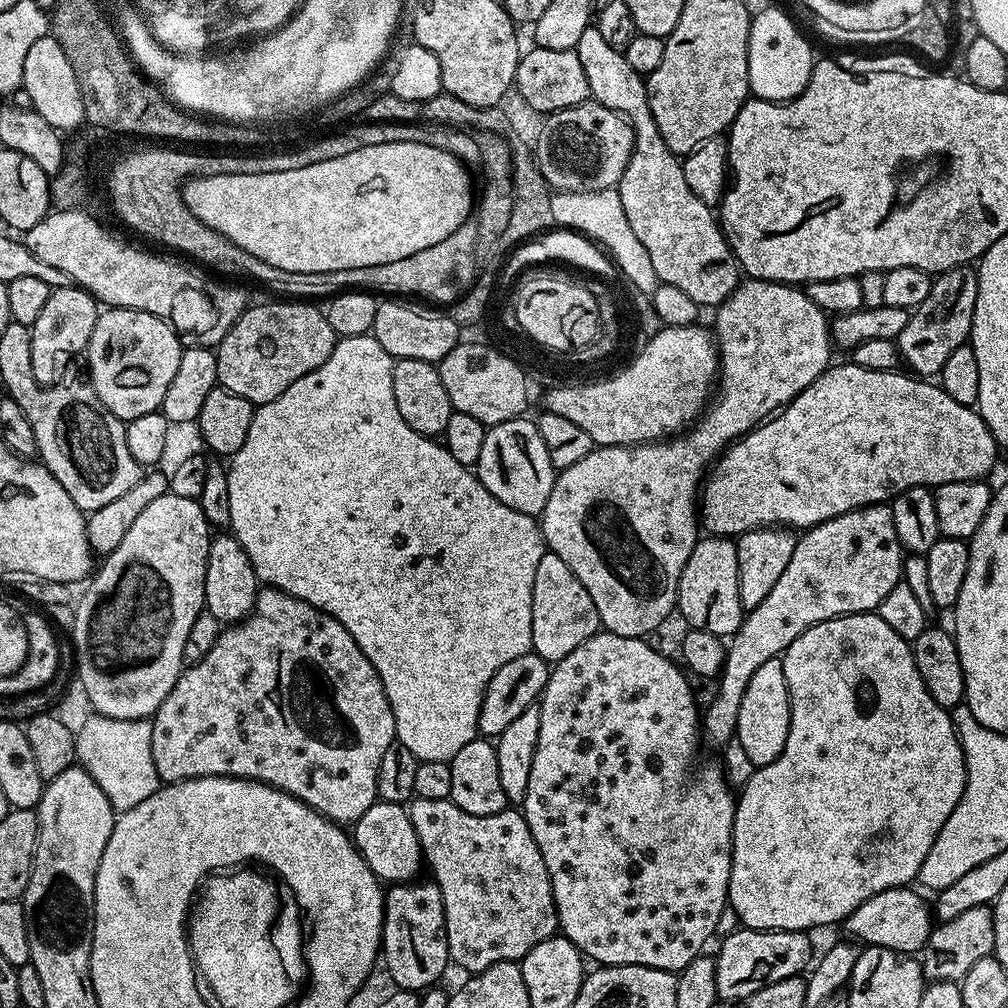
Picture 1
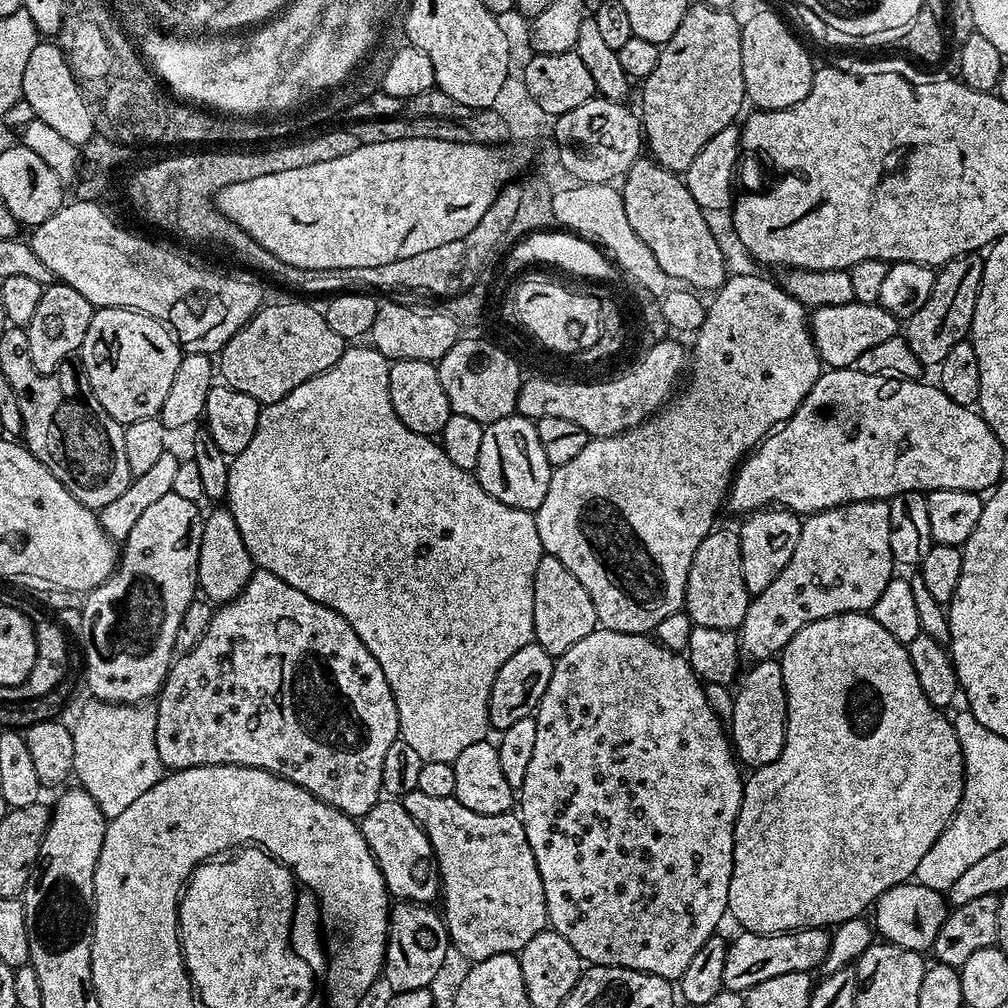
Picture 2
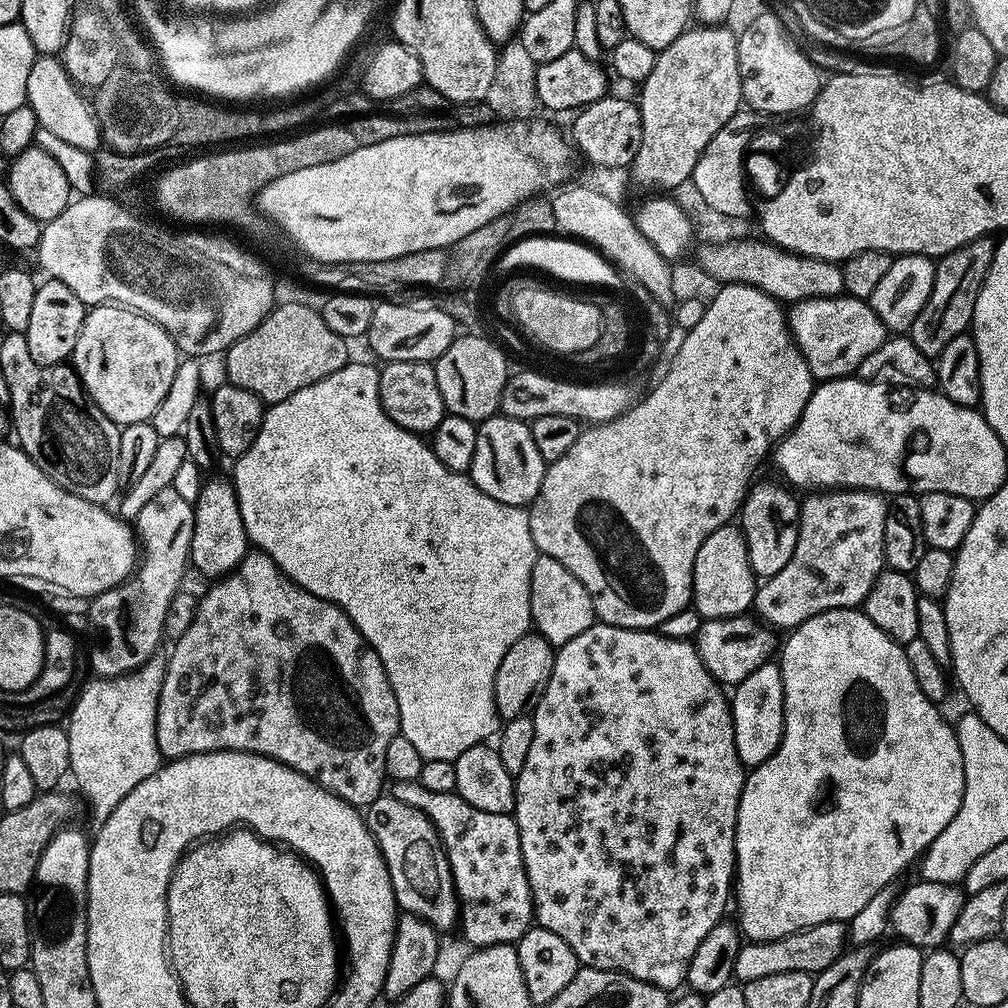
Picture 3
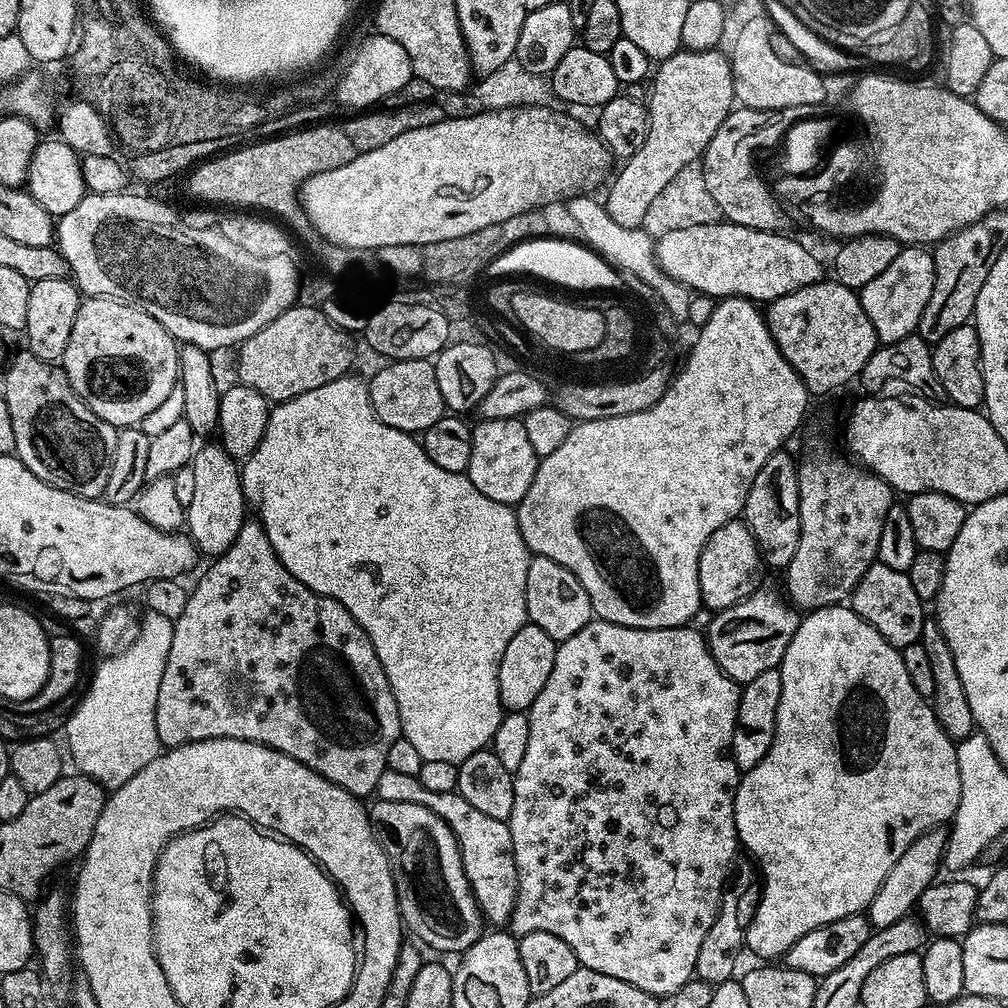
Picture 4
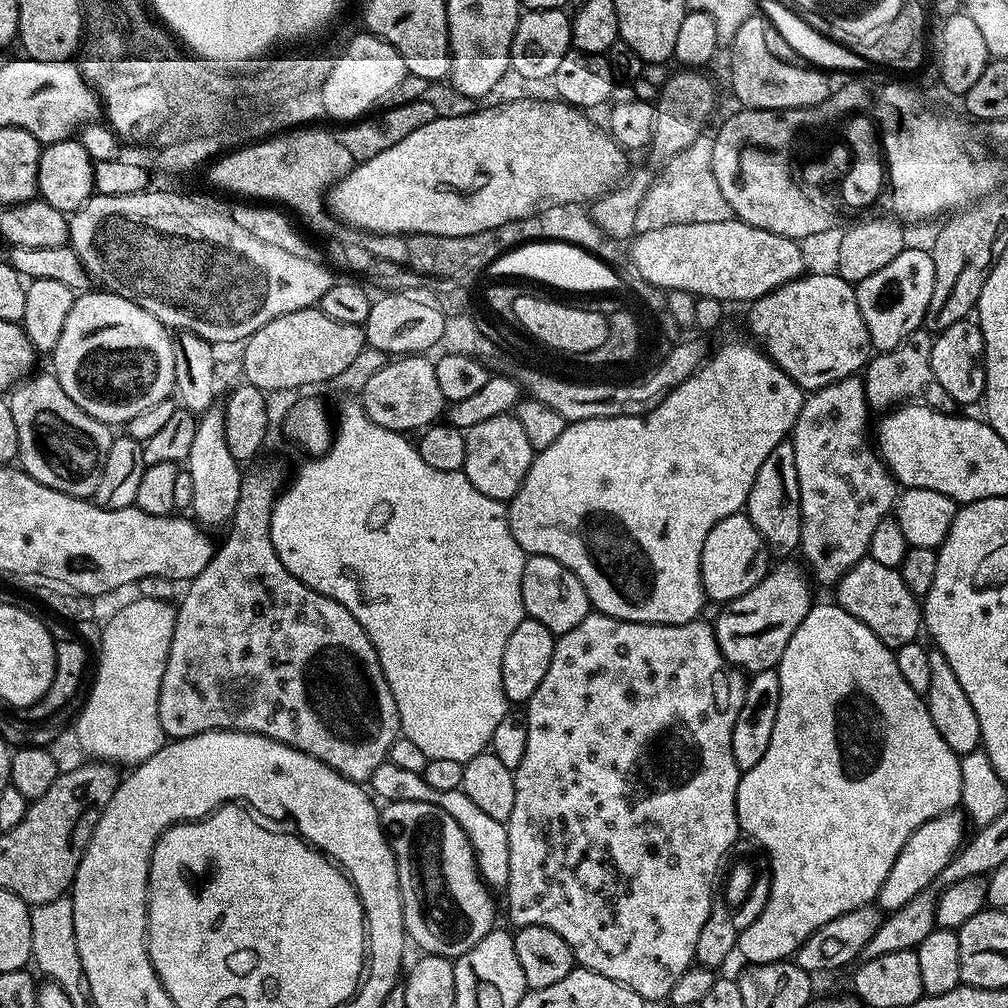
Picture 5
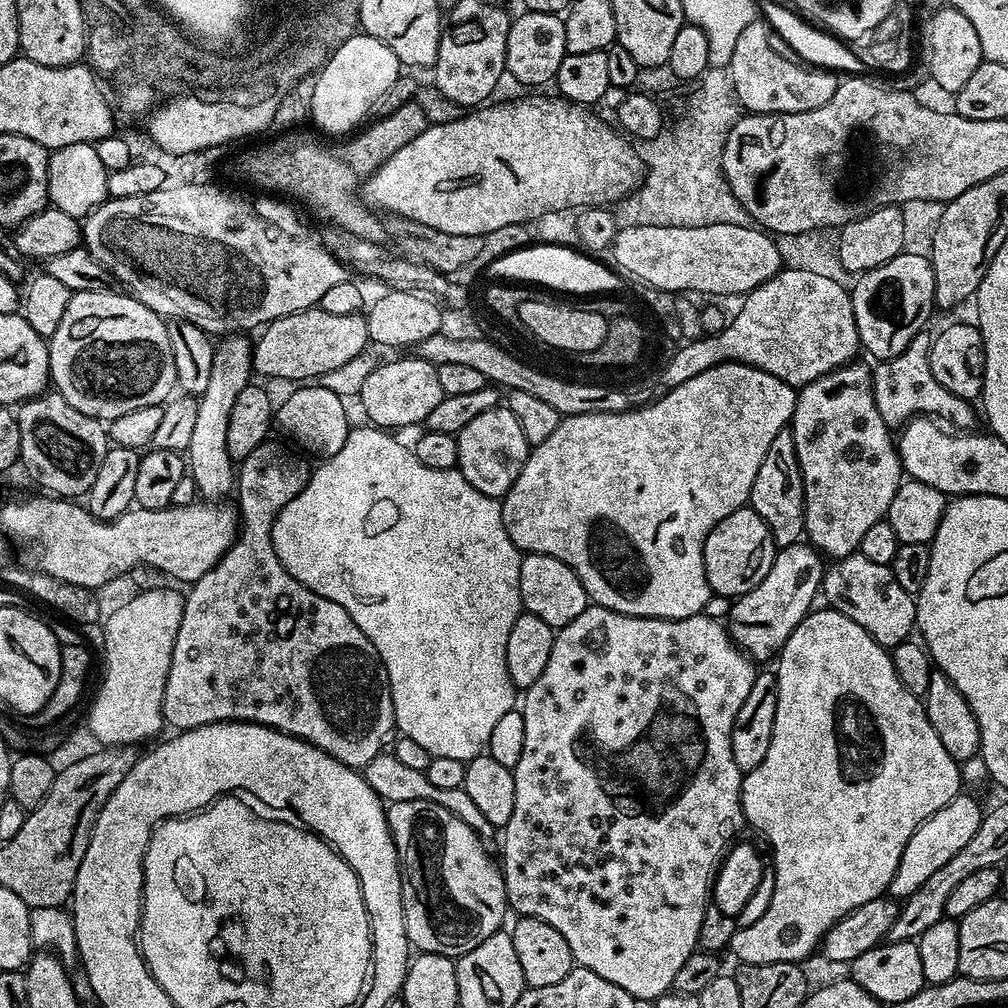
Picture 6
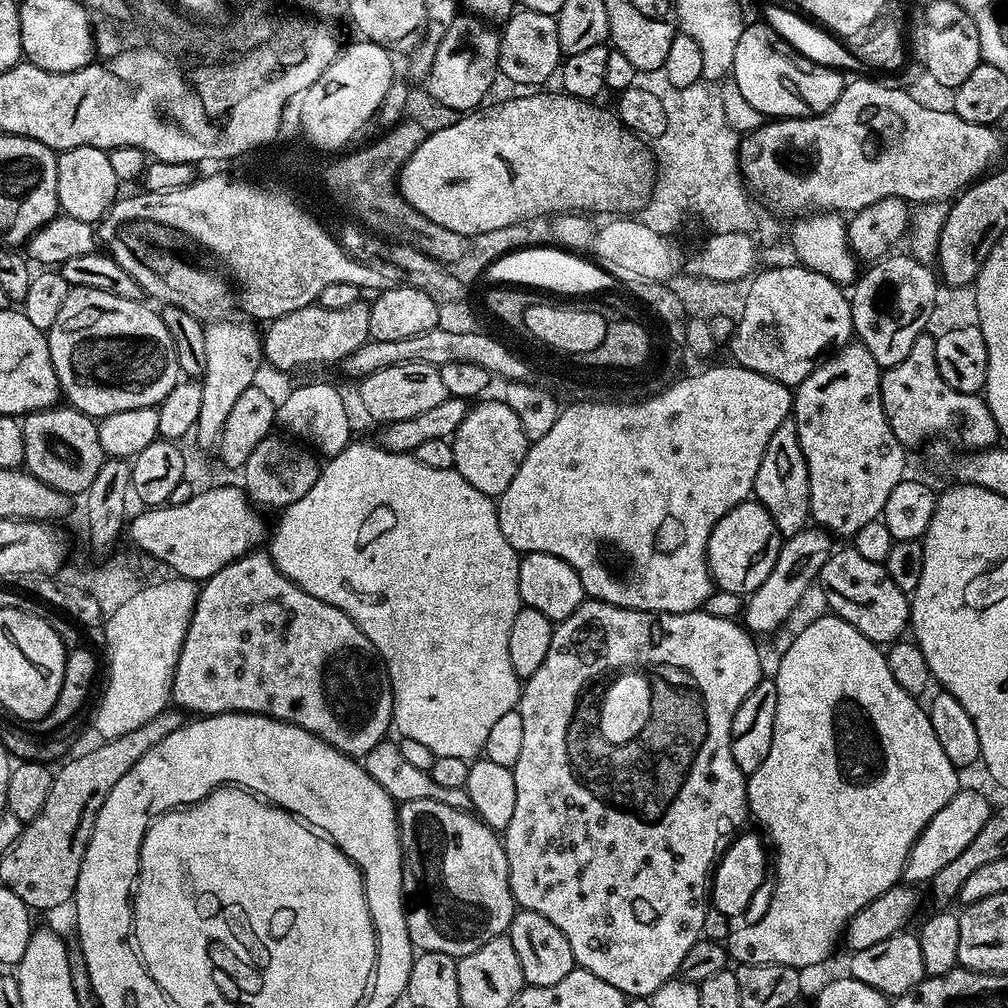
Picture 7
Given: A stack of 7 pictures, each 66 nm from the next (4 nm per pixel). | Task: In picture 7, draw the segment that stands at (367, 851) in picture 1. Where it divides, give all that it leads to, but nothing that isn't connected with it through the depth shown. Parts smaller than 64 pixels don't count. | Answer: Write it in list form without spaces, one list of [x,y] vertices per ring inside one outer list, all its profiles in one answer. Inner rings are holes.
[[[415,800],[400,804],[398,819],[400,822],[400,849],[404,855],[402,858],[402,886],[404,887],[404,902],[408,910],[406,926],[410,930],[413,948],[420,952],[441,952],[459,958],[478,950],[478,946],[490,942],[490,938],[505,935],[512,924],[512,917],[517,911],[517,907],[515,900],[512,899],[512,891],[508,881],[508,863],[501,837],[493,829],[483,824],[479,816],[471,811],[451,808],[442,802],[434,802],[433,800]]]

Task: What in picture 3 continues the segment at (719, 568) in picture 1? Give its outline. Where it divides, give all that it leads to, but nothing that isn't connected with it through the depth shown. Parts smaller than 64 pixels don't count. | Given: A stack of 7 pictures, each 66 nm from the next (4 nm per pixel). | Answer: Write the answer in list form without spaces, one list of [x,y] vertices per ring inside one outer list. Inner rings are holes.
[[[729,522],[714,530],[714,534],[698,546],[692,575],[691,607],[696,608],[701,621],[745,615],[756,603],[757,587],[758,577],[752,573],[746,538],[735,523]]]

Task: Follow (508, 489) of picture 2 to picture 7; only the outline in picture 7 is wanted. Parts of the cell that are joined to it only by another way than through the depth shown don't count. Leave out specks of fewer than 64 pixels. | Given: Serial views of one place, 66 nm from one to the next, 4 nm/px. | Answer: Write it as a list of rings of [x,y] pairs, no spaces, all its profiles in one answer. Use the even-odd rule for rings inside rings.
[[[481,399],[481,404],[473,403],[469,407],[466,418],[462,418],[462,426],[450,437],[454,450],[454,467],[474,490],[482,490],[482,494],[499,498],[510,486],[514,474],[518,474],[518,466],[524,461],[530,443],[522,430],[522,422],[518,422],[514,410],[506,406],[503,399]]]

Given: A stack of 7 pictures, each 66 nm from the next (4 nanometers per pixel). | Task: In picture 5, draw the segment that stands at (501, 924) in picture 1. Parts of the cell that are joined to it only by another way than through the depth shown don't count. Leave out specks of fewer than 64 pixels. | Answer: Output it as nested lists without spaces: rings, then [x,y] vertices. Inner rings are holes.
[[[386,762],[382,766],[378,766],[378,770],[374,770],[370,781],[370,792],[373,797],[384,802],[390,800],[394,802],[430,802],[434,806],[446,810],[446,814],[450,814],[450,818],[454,818],[454,822],[458,822],[458,826],[462,826],[472,847],[472,853],[476,855],[476,871],[480,873],[481,880],[488,885],[489,889],[507,889],[510,878],[508,825],[498,818],[490,818],[490,814],[485,814],[479,806],[474,806],[474,802],[470,802],[470,798],[464,791],[434,790],[434,786],[426,783],[421,773],[414,770],[402,770],[402,766],[394,766],[392,763]]]

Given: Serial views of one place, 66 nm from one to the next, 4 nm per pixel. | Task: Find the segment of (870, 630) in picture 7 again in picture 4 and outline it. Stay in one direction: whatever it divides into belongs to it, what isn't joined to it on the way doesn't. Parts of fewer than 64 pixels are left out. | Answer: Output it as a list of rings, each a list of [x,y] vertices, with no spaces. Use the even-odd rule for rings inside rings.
[[[879,562],[872,564],[852,591],[850,606],[866,623],[874,626],[874,630],[878,630],[886,642],[896,648],[902,650],[919,641],[926,619],[926,604],[918,598],[918,594],[914,594],[914,586],[910,586],[907,572],[890,570],[890,566]]]

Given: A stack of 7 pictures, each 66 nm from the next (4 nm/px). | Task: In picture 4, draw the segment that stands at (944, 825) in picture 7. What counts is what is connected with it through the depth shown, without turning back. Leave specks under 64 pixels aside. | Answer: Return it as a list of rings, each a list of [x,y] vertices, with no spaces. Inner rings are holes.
[[[939,827],[922,833],[914,842],[910,842],[910,846],[906,846],[906,854],[902,854],[902,858],[898,858],[898,862],[890,866],[890,874],[886,874],[882,886],[878,886],[878,894],[874,894],[874,898],[868,903],[866,915],[873,929],[885,928],[898,922],[917,907],[920,895],[941,875],[947,841],[947,831]]]

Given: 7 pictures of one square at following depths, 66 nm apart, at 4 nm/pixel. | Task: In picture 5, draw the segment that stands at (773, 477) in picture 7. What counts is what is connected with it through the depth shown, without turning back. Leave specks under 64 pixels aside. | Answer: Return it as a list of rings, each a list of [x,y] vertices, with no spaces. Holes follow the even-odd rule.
[[[786,439],[762,462],[762,470],[758,470],[758,478],[754,478],[754,486],[750,486],[750,494],[746,505],[746,514],[754,522],[754,526],[768,543],[769,553],[776,558],[788,558],[800,546],[802,534],[802,518],[800,517],[800,491],[798,490],[798,466],[794,466],[794,446],[791,439]]]

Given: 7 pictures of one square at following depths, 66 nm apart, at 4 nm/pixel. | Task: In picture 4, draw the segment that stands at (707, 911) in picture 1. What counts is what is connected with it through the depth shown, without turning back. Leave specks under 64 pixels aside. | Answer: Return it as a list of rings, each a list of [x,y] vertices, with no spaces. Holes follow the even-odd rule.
[[[594,618],[578,634],[559,641],[556,657],[554,658],[554,670],[550,670],[550,678],[546,686],[542,686],[542,694],[534,698],[534,706],[528,709],[528,721],[530,722],[530,739],[526,742],[526,755],[522,758],[522,766],[514,773],[514,810],[510,810],[510,818],[506,822],[510,830],[510,838],[514,842],[514,866],[518,870],[518,894],[516,905],[512,911],[510,931],[513,936],[519,938],[526,934],[545,932],[554,934],[554,938],[562,938],[574,950],[576,963],[581,968],[589,968],[598,974],[610,974],[610,978],[618,978],[622,982],[630,982],[630,986],[638,986],[638,990],[646,990],[646,994],[657,998],[667,998],[674,994],[674,990],[686,986],[688,980],[696,976],[696,963],[698,962],[698,946],[702,946],[702,938],[706,938],[706,930],[714,926],[714,918],[720,909],[720,899],[724,897],[726,885],[724,879],[728,876],[728,867],[738,852],[738,837],[736,835],[736,823],[734,822],[734,798],[736,786],[740,783],[742,775],[736,763],[732,760],[732,739],[736,729],[736,715],[740,709],[740,688],[738,684],[728,677],[718,666],[718,662],[711,656],[708,642],[700,632],[696,633],[692,626],[683,628],[631,628],[615,624],[609,620]]]

